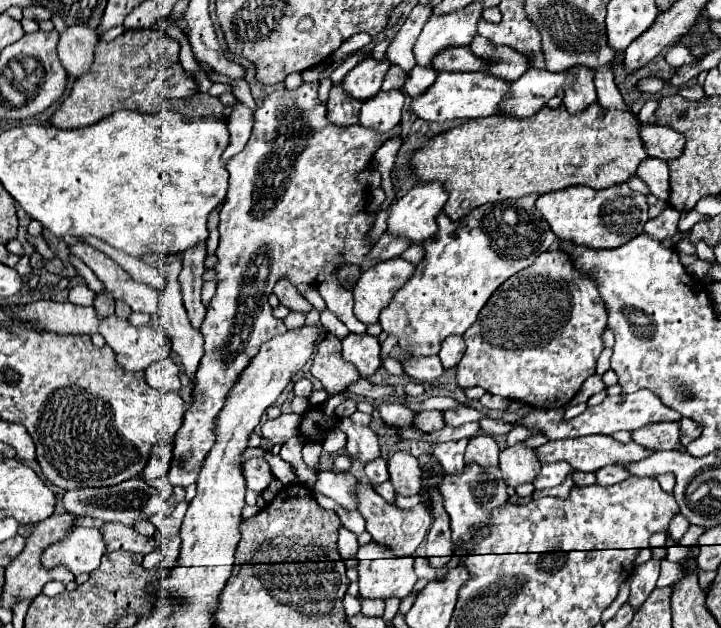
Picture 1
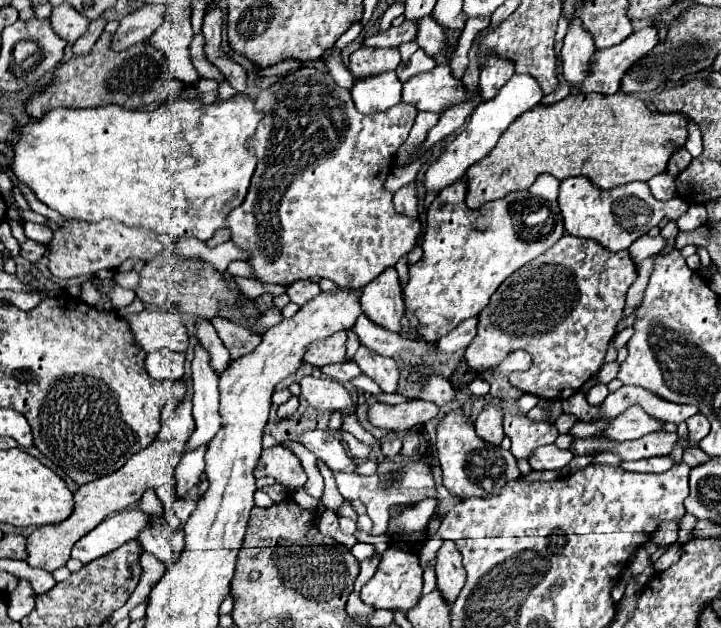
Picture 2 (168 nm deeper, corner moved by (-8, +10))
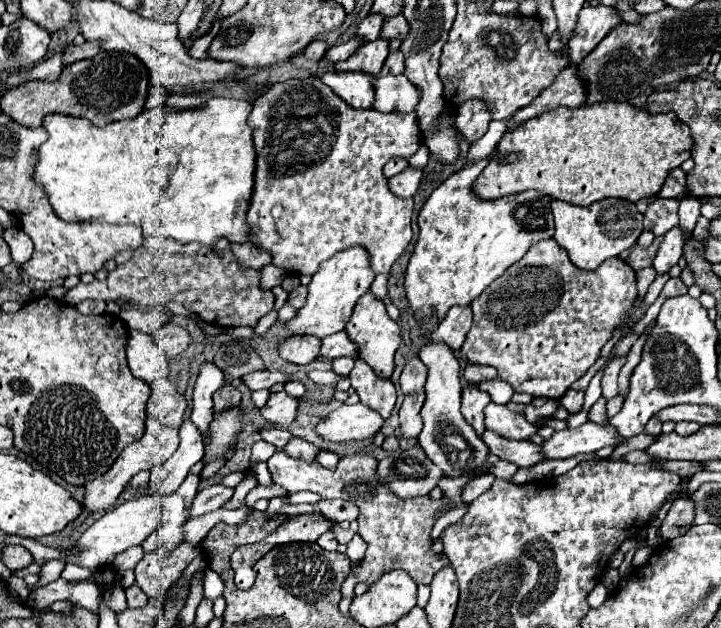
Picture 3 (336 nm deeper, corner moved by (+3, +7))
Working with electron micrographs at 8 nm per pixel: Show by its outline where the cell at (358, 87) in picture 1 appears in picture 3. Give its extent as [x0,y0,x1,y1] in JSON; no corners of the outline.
[335,39,389,75]

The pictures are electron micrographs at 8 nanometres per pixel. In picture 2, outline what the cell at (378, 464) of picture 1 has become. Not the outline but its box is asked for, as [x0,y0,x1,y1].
[380,438,402,458]

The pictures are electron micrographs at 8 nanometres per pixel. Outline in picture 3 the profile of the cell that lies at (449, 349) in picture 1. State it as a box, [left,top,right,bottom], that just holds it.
[431,307,473,351]

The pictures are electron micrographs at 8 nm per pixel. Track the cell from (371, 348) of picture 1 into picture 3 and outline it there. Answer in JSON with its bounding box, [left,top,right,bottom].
[349,359,397,419]

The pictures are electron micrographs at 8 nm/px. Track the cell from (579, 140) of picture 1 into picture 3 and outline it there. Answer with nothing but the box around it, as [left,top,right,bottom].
[473,101,693,205]

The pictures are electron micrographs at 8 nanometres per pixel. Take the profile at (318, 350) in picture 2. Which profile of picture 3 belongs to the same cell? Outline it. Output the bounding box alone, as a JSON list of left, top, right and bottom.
[279,335,321,365]

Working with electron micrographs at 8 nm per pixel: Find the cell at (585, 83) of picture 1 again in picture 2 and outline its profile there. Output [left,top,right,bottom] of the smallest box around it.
[562,18,596,86]

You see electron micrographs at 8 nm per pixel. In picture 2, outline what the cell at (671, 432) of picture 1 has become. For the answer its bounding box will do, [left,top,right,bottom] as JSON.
[596,404,662,442]

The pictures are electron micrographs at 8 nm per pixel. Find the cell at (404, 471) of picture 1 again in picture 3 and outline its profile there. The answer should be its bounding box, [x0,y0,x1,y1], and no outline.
[399,395,425,439]

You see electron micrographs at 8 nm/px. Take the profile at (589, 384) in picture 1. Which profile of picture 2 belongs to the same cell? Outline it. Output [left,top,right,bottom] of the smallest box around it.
[598,362,620,384]

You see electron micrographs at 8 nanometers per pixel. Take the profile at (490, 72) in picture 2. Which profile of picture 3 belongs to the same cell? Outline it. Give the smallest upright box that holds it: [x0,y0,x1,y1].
[455,99,491,143]

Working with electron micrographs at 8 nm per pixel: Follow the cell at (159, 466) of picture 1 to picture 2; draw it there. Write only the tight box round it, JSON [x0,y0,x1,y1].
[160,400,194,454]

